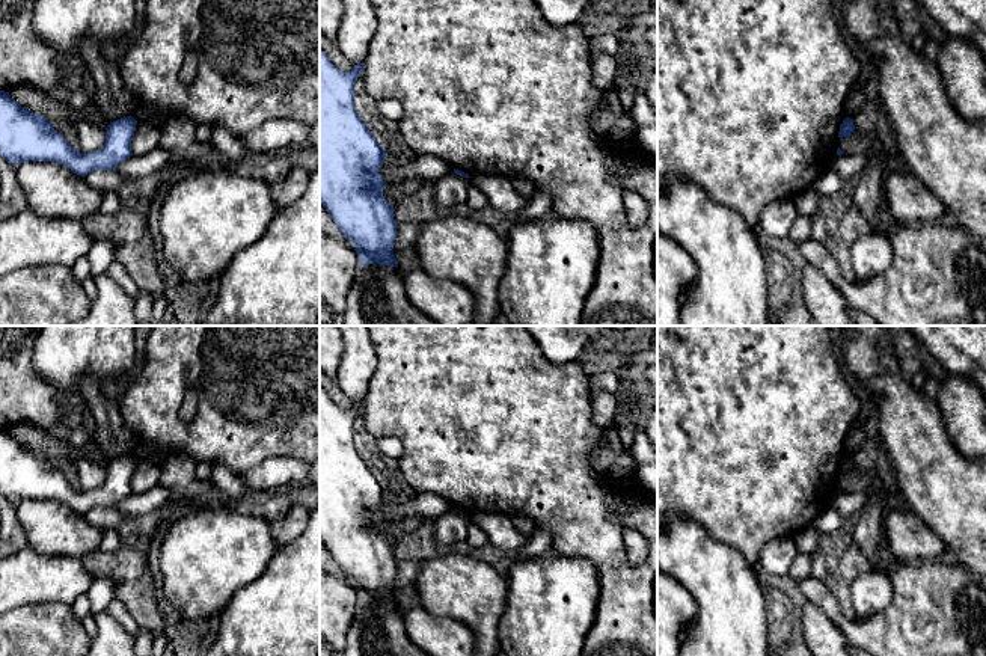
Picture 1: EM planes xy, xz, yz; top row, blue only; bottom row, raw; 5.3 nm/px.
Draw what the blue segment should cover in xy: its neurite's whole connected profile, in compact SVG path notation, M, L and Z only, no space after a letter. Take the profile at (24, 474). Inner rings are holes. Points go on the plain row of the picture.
M0 428L0 493L12 504L54 499L83 516L92 508L115 508L133 493L136 461L133 454L110 460L103 486L81 492L53 466L51 458L21 445L9 430Z

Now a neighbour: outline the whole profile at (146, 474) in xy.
M137 458L134 475L131 478L131 490L133 493L143 493L154 486L160 484L161 469L158 464Z

